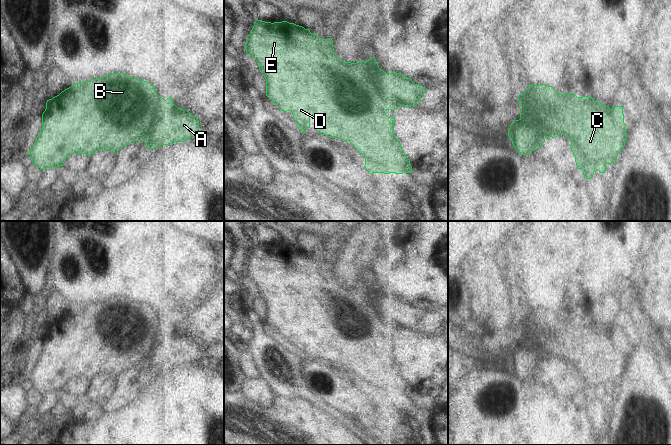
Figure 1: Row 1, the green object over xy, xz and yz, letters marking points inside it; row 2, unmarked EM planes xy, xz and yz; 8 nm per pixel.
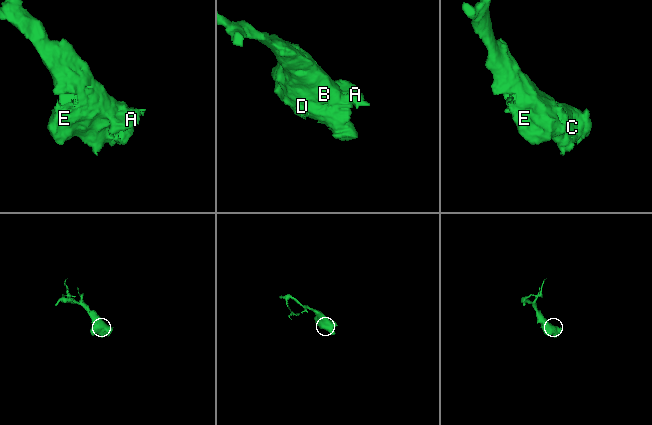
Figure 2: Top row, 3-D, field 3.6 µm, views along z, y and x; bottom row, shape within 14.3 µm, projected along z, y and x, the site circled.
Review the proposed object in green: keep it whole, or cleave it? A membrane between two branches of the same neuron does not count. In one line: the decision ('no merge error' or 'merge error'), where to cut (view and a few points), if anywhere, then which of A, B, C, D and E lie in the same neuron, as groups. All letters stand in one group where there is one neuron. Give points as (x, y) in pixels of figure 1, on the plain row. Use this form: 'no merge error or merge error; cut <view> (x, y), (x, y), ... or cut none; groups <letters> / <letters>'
merge error; cut xz (364, 285), (378, 316), (394, 320), (402, 328); groups A / B C D E

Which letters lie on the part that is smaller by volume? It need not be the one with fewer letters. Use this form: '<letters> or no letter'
A

